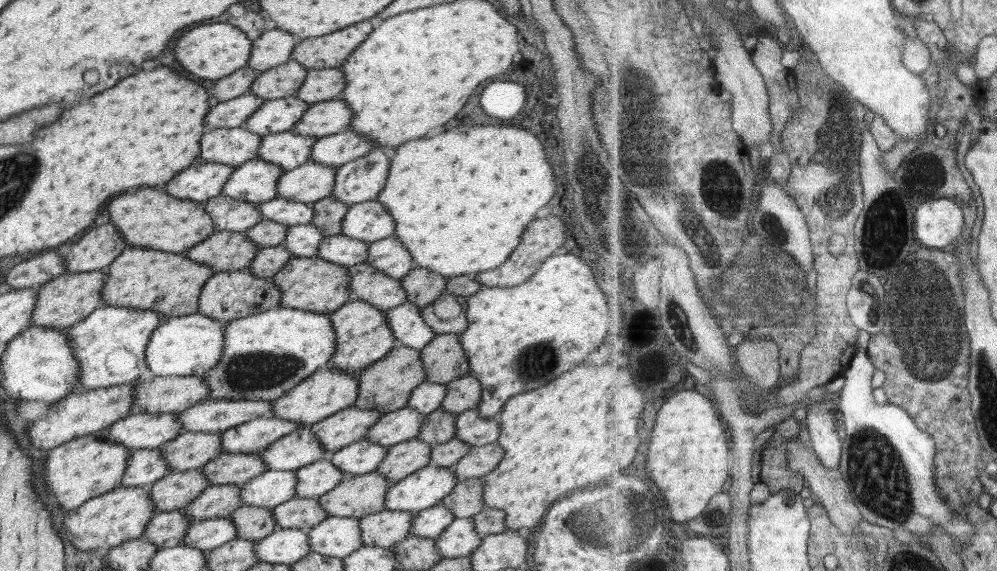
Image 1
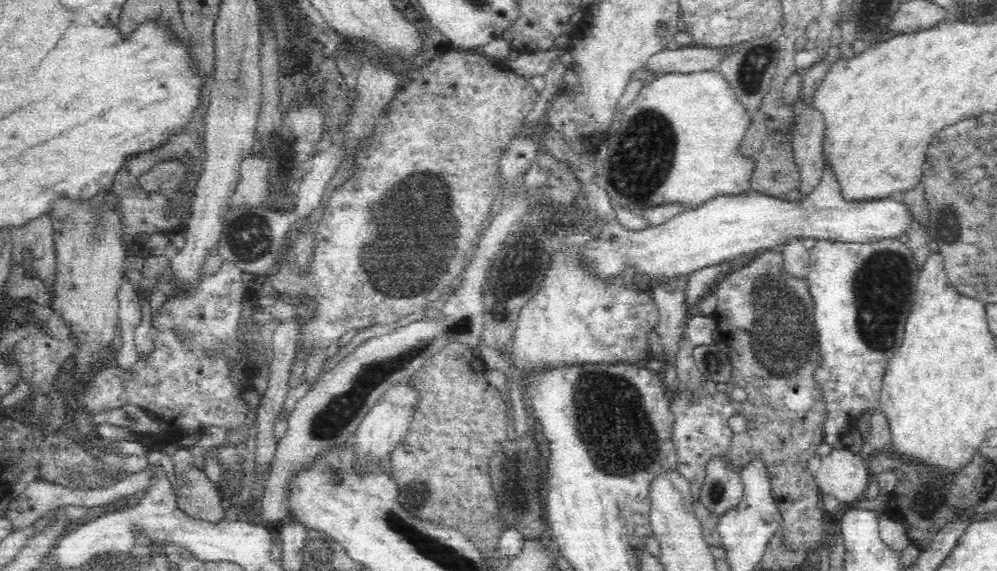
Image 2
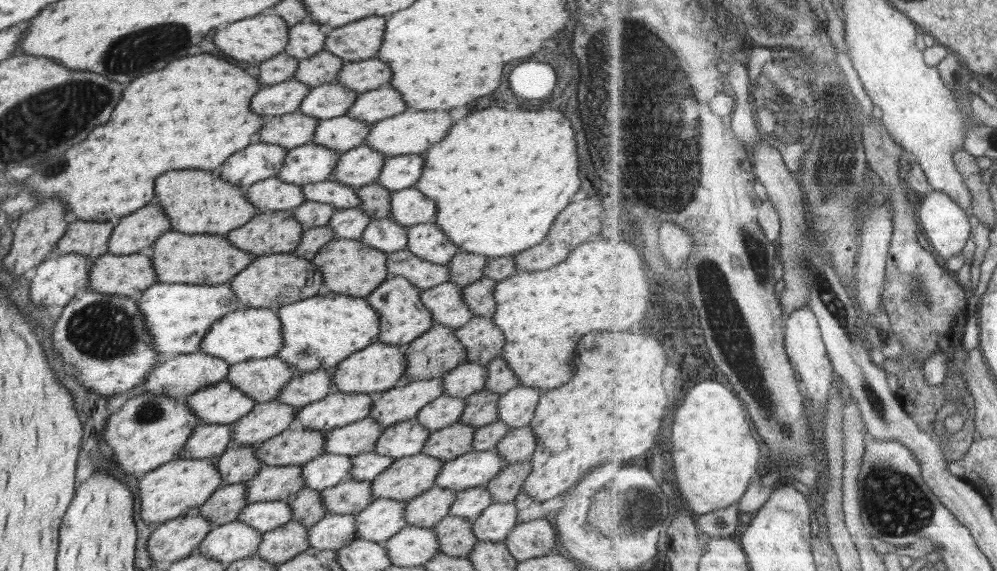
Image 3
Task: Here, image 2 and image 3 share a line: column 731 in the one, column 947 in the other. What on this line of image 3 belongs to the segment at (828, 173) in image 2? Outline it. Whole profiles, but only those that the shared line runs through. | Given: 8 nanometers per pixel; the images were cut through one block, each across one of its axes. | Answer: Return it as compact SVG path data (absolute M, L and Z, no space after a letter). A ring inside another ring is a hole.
M940 190L924 196L918 216L932 246L945 259L963 252L973 234L969 214L956 199Z

